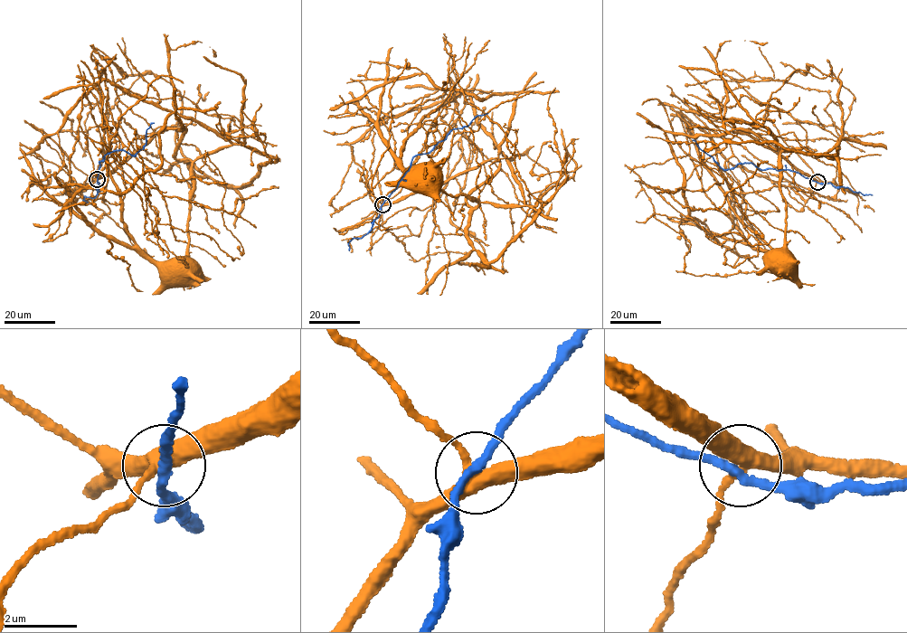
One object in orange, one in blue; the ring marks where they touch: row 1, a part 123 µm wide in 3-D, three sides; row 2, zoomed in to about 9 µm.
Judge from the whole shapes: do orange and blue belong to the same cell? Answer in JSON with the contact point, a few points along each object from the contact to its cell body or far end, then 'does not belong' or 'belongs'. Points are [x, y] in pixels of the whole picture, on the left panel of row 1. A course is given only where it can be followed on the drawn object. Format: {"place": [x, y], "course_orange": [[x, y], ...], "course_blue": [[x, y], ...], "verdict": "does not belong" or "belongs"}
{"place": [97, 179], "course_orange": [[97, 179], [115, 172], [159, 132], [186, 129], [175, 156], [191, 163], [188, 245], [174, 267]], "course_blue": [[97, 179], [99, 162], [106, 154], [122, 149], [136, 155], [146, 144], [146, 130], [154, 123]], "verdict": "does not belong"}

